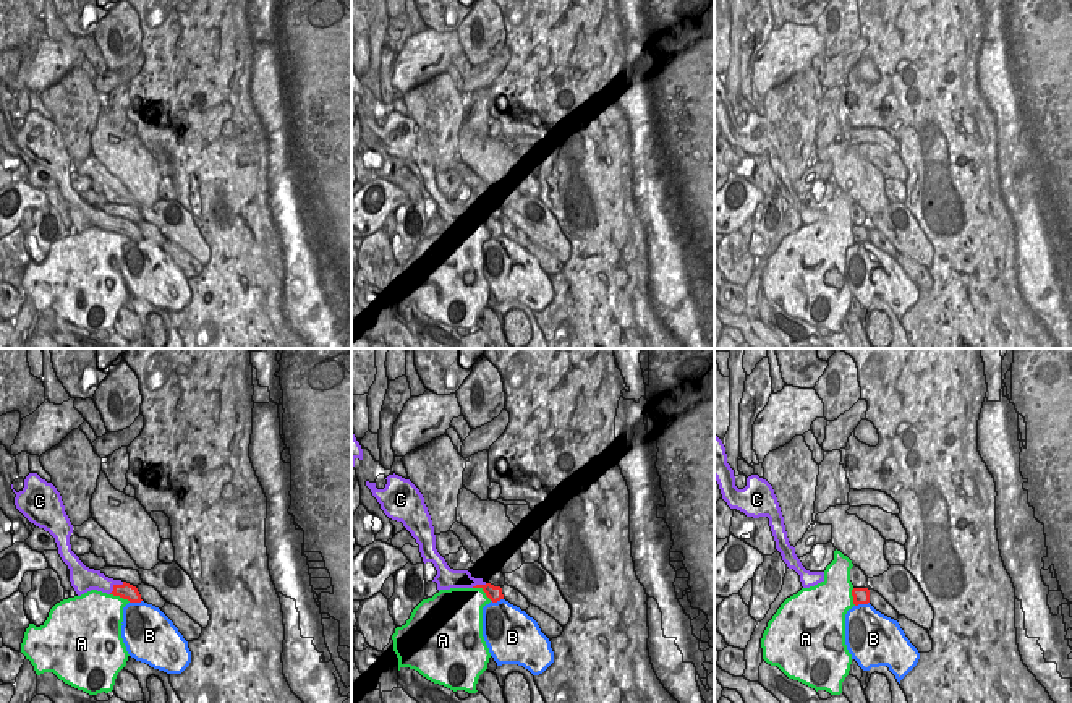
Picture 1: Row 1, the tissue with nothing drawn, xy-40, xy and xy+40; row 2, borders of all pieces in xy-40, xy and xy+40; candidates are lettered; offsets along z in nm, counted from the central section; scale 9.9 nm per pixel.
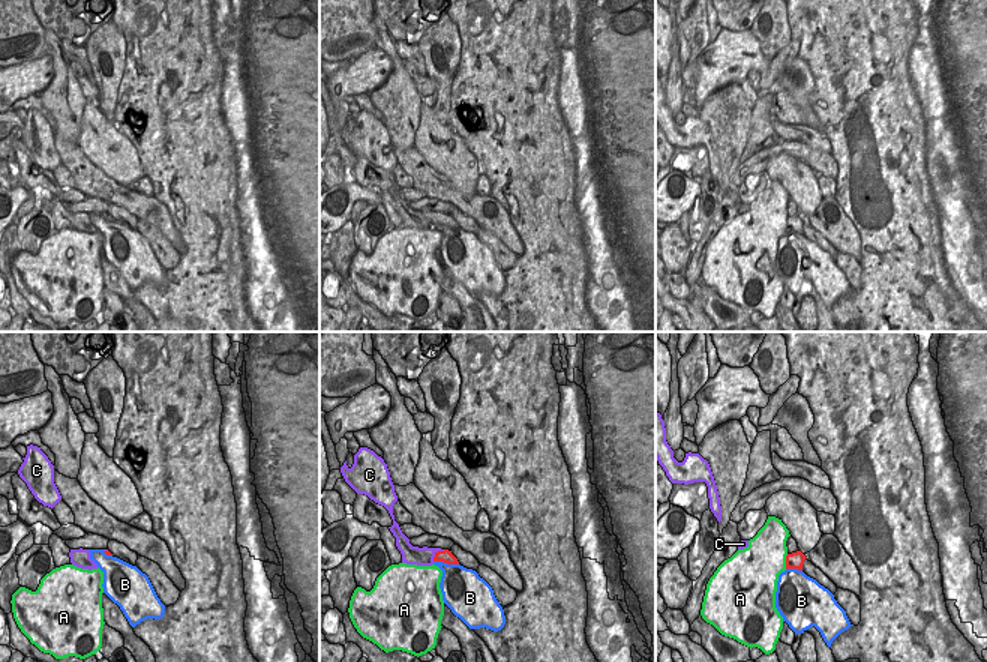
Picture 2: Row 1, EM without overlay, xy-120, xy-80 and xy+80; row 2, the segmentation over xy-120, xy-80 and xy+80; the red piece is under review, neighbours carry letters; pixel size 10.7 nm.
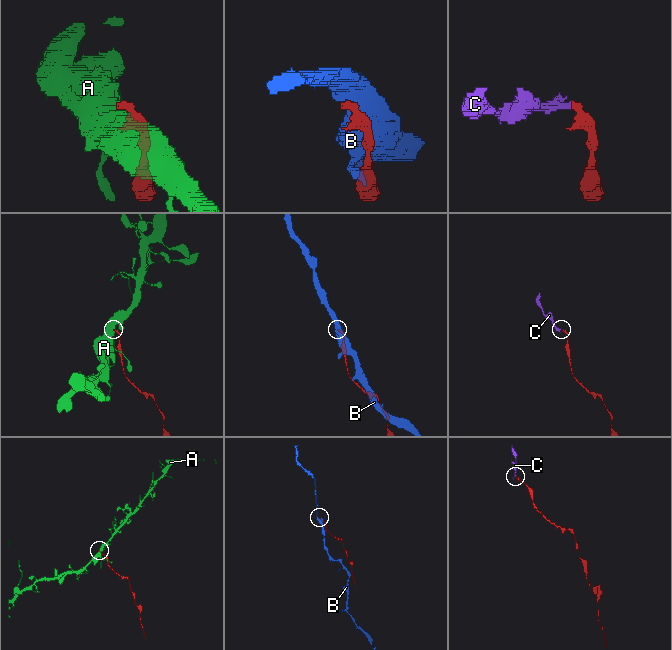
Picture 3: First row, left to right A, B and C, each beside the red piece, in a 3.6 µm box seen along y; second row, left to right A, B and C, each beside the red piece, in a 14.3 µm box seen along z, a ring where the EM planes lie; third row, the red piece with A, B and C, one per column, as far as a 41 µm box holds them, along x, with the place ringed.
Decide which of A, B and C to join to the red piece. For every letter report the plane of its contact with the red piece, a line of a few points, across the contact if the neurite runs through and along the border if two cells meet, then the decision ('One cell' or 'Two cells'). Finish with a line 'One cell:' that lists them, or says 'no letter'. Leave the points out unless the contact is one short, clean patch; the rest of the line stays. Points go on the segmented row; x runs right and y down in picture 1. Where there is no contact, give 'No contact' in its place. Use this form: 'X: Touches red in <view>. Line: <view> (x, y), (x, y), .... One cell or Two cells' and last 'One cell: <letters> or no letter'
A: Touches red in xy. Line: xy (473, 587), (478, 587), (491, 600). Two cells
B: Touches red in xy+40. Two cells
C: Touches red in xy-40. Line: xy-40 (123, 582), (117, 583), (109, 593). Two cells
One cell: no letter

